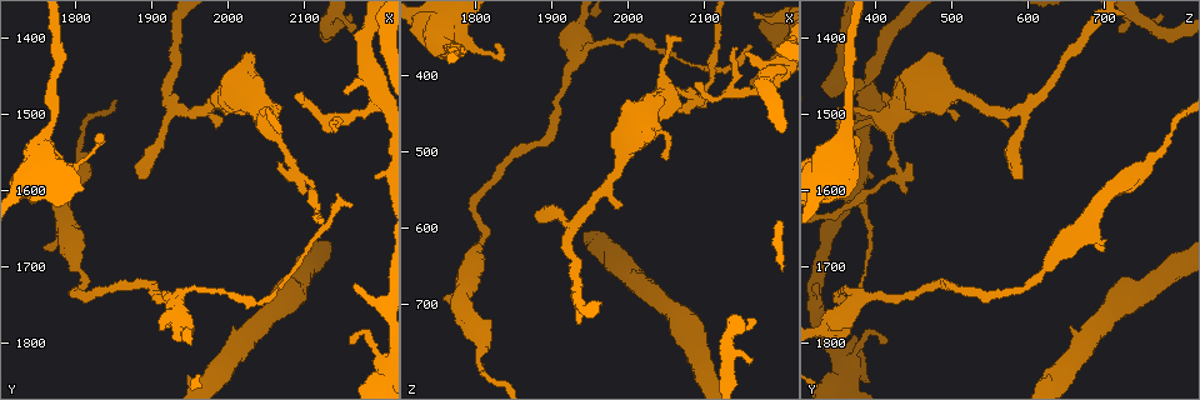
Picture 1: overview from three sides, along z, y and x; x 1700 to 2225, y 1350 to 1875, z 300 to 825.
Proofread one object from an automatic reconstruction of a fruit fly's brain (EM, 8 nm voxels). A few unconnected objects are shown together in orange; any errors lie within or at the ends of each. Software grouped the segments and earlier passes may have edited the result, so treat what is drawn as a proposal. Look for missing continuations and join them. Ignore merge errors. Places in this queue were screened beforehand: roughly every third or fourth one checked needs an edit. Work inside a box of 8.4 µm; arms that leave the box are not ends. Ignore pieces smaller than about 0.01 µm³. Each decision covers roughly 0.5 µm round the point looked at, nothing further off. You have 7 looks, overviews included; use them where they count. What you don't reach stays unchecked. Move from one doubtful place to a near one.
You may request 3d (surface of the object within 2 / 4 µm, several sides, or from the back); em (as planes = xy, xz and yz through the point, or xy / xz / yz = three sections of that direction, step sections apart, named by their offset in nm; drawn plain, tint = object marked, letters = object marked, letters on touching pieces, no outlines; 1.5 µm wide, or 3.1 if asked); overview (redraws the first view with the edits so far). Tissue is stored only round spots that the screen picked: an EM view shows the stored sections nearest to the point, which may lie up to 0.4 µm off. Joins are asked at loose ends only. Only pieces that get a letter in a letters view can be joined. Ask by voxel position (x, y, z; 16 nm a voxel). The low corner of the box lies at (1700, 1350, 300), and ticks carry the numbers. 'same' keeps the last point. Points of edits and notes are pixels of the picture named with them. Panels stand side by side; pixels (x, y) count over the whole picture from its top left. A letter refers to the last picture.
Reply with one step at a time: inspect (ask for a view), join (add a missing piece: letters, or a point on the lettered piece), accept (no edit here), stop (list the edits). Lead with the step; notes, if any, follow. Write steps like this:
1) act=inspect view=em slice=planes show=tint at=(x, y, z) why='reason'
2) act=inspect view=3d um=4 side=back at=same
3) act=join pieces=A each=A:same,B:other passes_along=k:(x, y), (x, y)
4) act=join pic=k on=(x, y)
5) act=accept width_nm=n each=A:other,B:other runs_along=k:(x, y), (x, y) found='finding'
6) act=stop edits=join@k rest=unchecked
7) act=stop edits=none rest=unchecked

act=inspect view=3d um=4 at=(2155, 1475, 370) why='an open end'

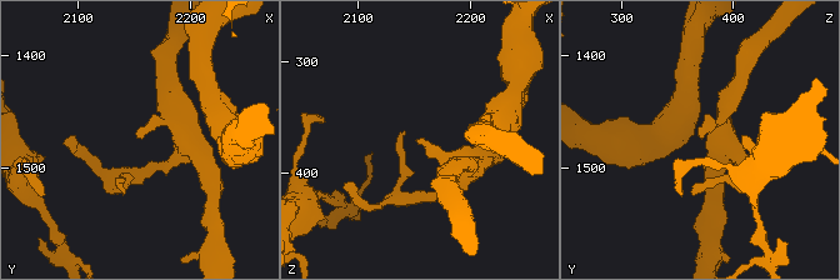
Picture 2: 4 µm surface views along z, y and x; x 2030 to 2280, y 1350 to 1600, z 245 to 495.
act=inspect view=em slice=planes show=letters at=(2154, 1472, 368)

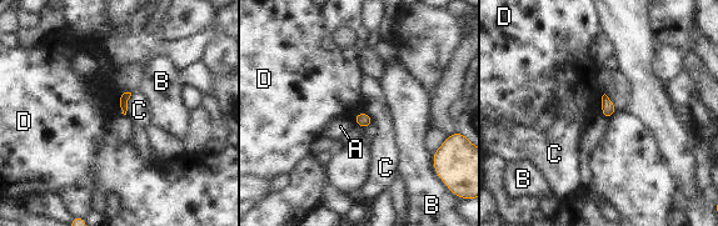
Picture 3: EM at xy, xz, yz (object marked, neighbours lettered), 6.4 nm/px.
act=accept each=A:other,B:other,C:other,D:other border=3:(126, 91), (120, 98), (120, 112) found='no lettered piece goes on from it'

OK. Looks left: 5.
act=inspect view=3d um=2 at=(2160, 1620, 360) why='free end'

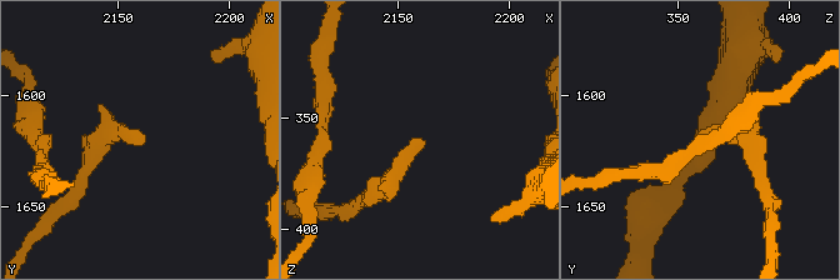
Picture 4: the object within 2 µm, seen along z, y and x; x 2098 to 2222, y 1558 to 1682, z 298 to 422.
act=inspect view=em slice=xy step=4 show=letters at=(2157, 1619, 359) why='now the EM'

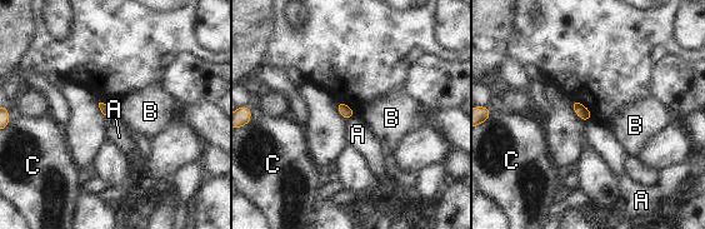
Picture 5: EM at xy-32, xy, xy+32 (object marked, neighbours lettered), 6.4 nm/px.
act=inspect view=em slice=yz step=4 show=letters at=same why='cut it another way'

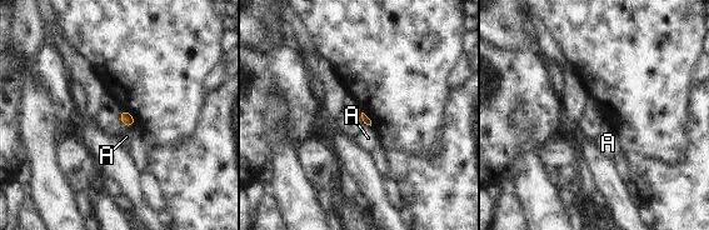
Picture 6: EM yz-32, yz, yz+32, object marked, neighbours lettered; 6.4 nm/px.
act=accept longest_contact=A:40nm each=A:other found='no lettered piece goes on from it'

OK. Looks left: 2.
act=inspect view=em slice=planes show=letters at=(2055, 1510, 505) why='branch stops here'

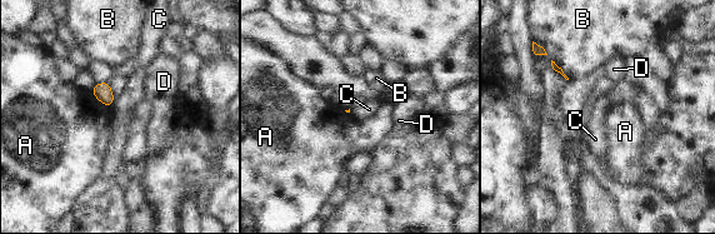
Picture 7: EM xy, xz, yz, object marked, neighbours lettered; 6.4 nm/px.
act=accept each=A:other,B:other,C:other,D:other border=7:(115, 99), (111, 106) found='no lettered piece goes on from it'

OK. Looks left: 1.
act=stop edits=none rest=unchecked

